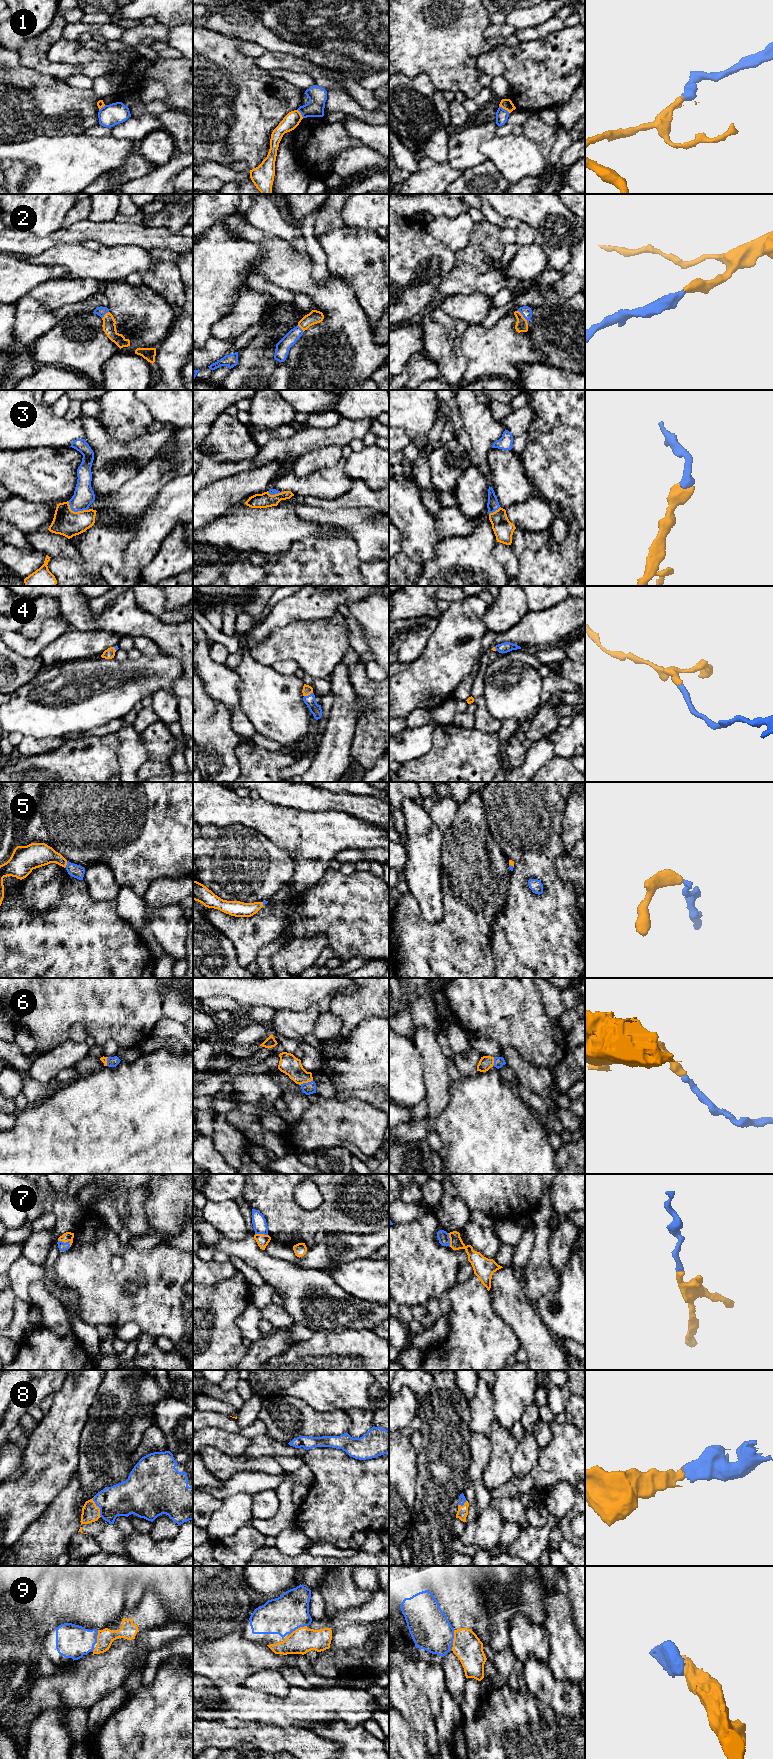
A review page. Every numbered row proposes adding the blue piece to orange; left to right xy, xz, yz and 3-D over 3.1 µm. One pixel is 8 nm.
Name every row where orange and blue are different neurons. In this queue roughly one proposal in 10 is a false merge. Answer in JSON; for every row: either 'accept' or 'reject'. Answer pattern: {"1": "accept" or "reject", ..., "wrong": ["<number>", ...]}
{"1": "reject", "2": "accept", "3": "accept", "4": "accept", "5": "accept", "6": "accept", "7": "accept", "8": "accept", "9": "accept", "wrong": ["1"]}

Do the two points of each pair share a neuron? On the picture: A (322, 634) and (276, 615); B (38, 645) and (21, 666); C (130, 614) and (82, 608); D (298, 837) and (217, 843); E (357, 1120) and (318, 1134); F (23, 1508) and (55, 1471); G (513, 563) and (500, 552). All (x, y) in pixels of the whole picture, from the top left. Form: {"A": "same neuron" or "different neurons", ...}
{"A": "different neurons", "B": "different neurons", "C": "same neuron", "D": "different neurons", "E": "same neuron", "F": "same neuron", "G": "same neuron"}

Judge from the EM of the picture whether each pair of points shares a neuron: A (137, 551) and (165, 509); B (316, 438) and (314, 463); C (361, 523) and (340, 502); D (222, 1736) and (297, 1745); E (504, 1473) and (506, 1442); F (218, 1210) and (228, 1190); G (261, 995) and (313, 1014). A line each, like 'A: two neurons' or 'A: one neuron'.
A: one neuron
B: two neurons
C: two neurons
D: one neuron
E: one neuron
F: two neurons
G: two neurons

